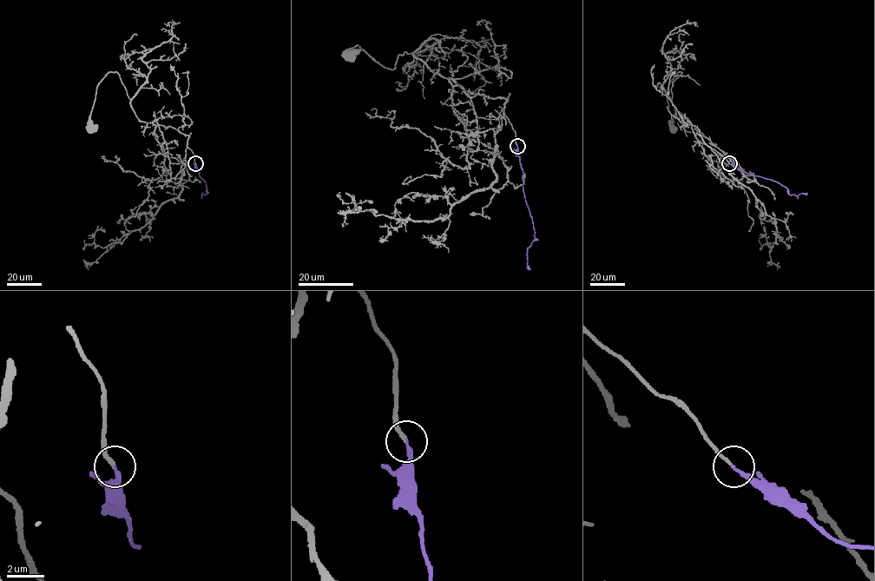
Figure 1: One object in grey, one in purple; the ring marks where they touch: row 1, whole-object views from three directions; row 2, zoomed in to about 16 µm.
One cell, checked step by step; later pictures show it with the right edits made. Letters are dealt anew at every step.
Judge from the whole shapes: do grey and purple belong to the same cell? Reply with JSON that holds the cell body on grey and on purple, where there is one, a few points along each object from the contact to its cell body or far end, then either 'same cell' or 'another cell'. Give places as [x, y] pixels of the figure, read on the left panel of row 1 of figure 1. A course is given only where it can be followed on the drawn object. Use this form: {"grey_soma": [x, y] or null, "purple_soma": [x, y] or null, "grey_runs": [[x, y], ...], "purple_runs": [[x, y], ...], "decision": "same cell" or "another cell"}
{"grey_soma": [92, 128], "purple_soma": null, "grey_runs": [[195, 162], [187, 145], [187, 135], [137, 117], [116, 72], [108, 72], [96, 88], [89, 118], [93, 128]], "purple_runs": [[195, 162], [199, 175], [207, 186], [207, 193], [201, 195], [201, 193], [204, 194]], "decision": "same cell"}

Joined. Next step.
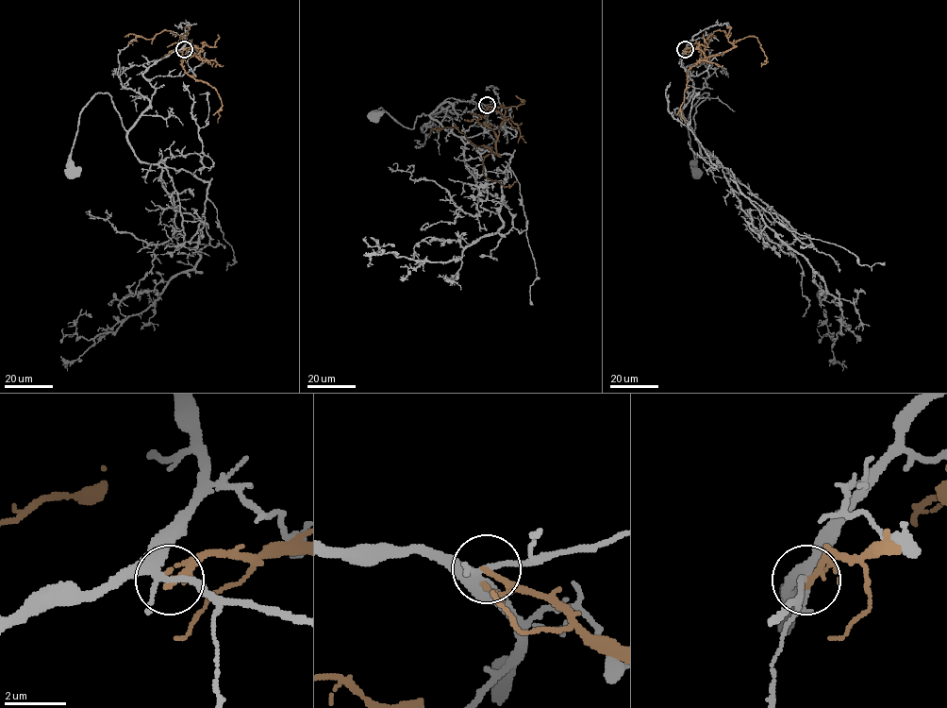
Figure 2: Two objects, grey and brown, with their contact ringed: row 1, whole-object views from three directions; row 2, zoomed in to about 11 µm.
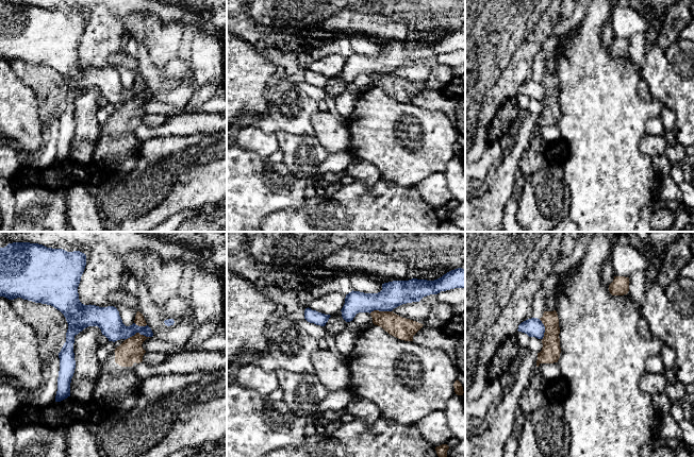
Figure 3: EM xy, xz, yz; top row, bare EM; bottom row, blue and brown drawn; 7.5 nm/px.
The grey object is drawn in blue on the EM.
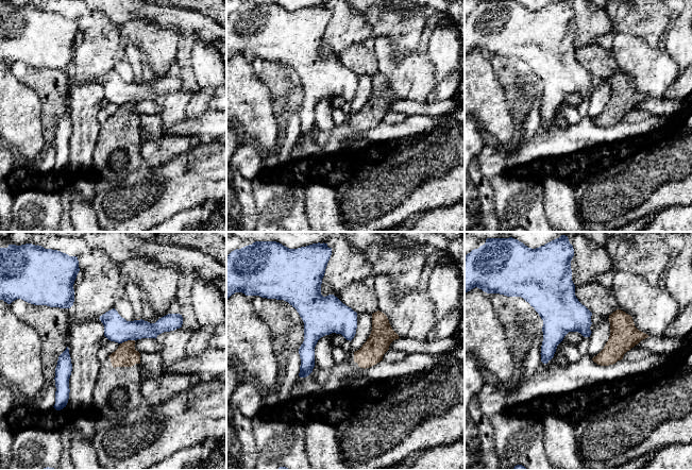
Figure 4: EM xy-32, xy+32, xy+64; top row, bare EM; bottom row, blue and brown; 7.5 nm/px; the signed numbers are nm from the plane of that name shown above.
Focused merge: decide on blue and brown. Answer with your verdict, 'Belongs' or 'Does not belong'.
Does not belong

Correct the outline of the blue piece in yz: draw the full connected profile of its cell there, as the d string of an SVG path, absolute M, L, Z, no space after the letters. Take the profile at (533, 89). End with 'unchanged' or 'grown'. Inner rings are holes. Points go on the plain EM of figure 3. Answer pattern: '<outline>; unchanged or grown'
M531 80L518 87L518 94L527 96L529 99L535 99L543 101L545 95L545 88L538 80Z; unchanged

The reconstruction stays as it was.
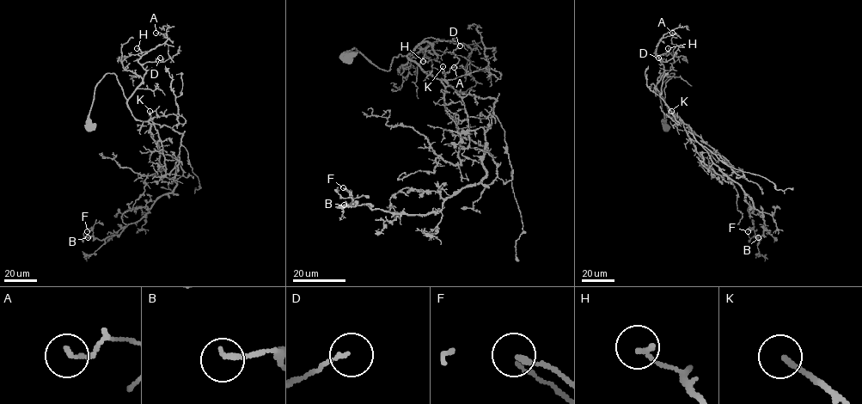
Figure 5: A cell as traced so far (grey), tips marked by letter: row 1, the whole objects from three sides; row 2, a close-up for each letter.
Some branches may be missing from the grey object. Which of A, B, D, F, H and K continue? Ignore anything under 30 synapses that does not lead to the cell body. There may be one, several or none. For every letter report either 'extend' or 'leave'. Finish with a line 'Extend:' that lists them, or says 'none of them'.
A: leave
B: leave
D: leave
F: leave
H: leave
K: extend
Extend: K

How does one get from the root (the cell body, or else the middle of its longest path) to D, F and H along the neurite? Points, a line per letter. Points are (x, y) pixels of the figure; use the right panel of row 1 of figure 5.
D: (665, 126), (660, 89), (667, 76), (675, 74), (665, 83), (664, 99), (656, 86), (664, 71), (658, 58)
F: (665, 126), (660, 92), (674, 73), (664, 89), (669, 114), (689, 125), (761, 213), (761, 239), (748, 231)
H: (665, 126), (660, 89), (675, 74), (665, 83), (664, 99), (656, 83), (664, 71), (658, 57), (668, 48)

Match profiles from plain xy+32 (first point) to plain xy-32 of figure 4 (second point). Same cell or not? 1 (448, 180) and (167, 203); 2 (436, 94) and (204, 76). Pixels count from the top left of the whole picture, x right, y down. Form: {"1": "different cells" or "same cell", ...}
{"1": "same cell", "2": "different cells"}

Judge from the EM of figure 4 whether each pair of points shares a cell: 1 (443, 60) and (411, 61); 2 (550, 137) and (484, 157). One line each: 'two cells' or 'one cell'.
1: two cells
2: one cell

